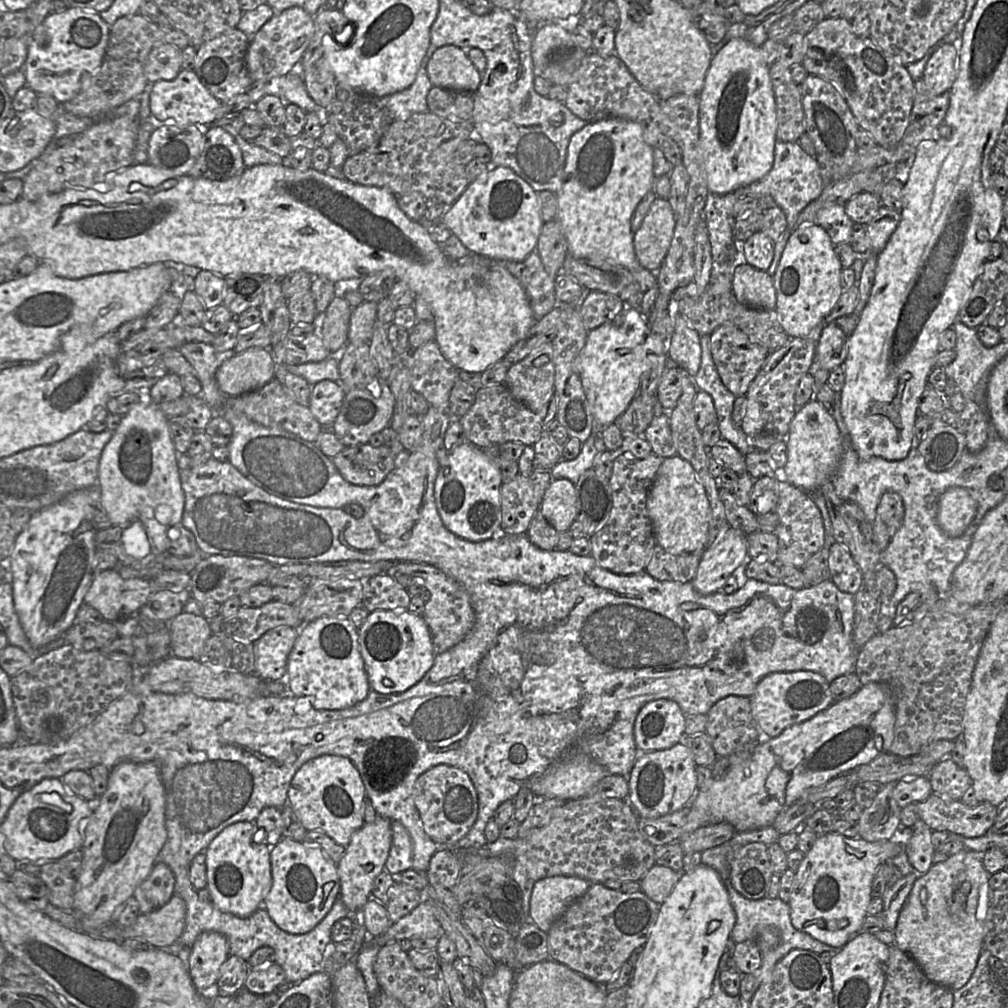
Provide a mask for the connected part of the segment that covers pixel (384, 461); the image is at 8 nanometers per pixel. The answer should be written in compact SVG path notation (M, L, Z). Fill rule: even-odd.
M386 445L346 447L331 459L347 482L359 486L379 485L395 467L395 456Z

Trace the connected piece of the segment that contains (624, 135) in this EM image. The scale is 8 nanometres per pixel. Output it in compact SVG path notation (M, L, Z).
M616 118L587 123L570 139L561 189L555 194L558 202L556 220L559 222L568 242L568 254L589 265L600 267L614 262L628 269L640 286L647 292L657 283L656 273L643 268L637 260L631 222L634 212L654 187L654 148L644 140L640 124Z

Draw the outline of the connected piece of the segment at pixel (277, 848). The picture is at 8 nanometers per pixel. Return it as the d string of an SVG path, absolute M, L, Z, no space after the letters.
M282 837L270 847L272 885L263 907L280 929L292 934L308 933L328 914L339 897L336 863L320 847L290 838Z

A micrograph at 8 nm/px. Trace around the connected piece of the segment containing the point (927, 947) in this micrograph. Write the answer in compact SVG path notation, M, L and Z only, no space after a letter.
M965 849L944 862L933 864L927 873L920 874L913 884L894 930L895 945L913 958L930 981L953 991L962 988L971 978L986 935L990 874L982 864L983 853Z

